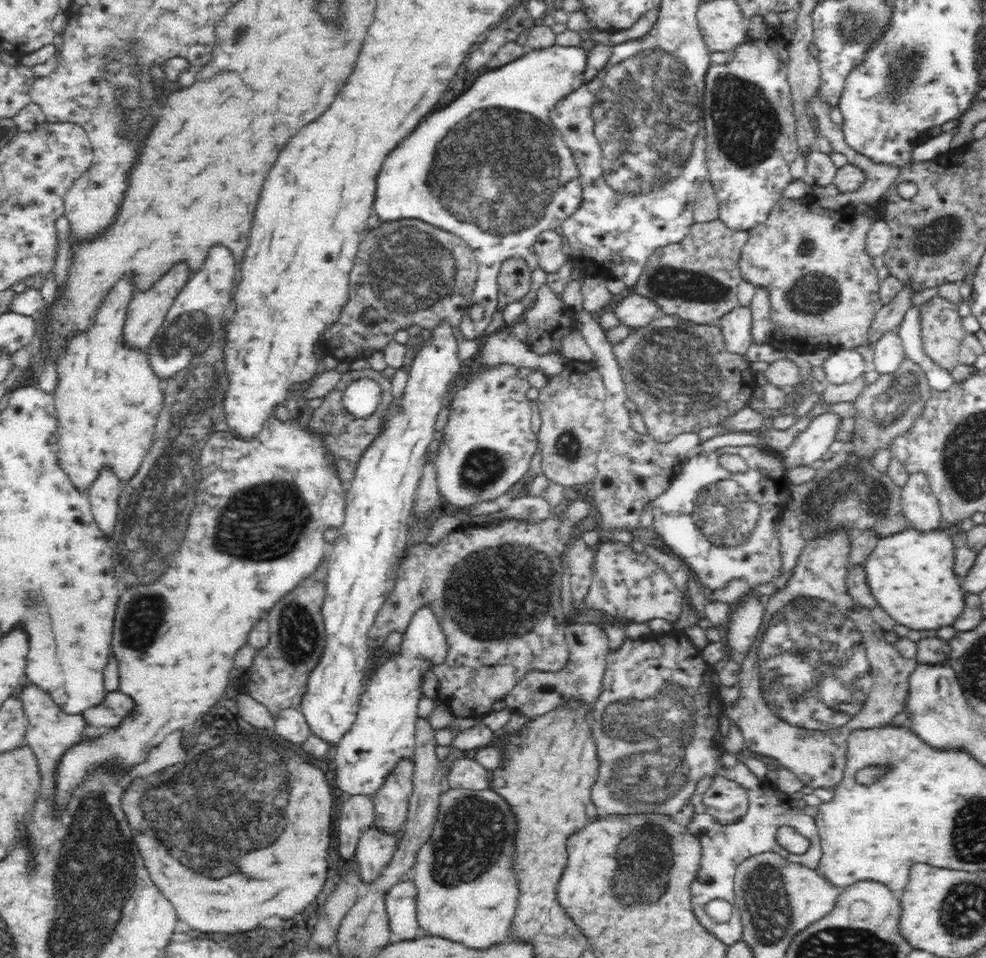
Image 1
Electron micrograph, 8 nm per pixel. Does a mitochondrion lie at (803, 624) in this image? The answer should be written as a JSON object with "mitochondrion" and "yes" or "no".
{"mitochondrion":"yes"}

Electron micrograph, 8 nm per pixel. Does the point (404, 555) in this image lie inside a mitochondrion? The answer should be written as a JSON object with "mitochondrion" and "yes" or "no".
{"mitochondrion":"no"}

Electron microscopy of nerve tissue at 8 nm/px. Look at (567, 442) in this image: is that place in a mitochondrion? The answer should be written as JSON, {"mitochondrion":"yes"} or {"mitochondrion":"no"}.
{"mitochondrion":"yes"}

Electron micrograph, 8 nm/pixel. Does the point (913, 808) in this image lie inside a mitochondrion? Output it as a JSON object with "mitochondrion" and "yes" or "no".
{"mitochondrion":"no"}

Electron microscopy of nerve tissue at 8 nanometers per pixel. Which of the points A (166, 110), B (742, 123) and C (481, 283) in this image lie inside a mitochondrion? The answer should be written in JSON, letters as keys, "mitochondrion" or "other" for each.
{"A":"mitochondrion","B":"mitochondrion","C":"mitochondrion"}

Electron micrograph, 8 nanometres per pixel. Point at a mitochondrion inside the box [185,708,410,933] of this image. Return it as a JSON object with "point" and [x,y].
{"point":[251,862]}

